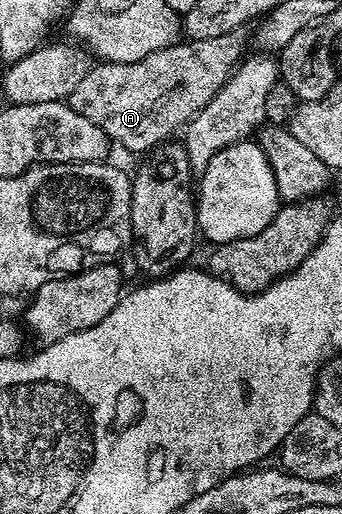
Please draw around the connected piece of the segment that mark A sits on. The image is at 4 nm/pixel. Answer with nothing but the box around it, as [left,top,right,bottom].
[66,27,250,152]

